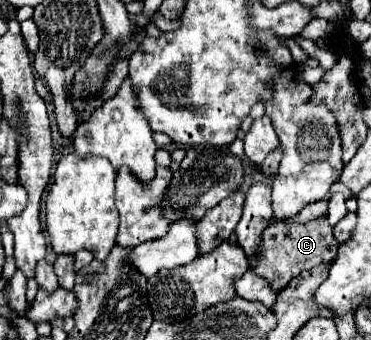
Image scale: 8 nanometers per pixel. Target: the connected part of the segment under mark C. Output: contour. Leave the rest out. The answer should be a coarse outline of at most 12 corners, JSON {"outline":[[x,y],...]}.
{"outline":[[327,218],[271,224],[257,270],[283,290],[337,256]]}

